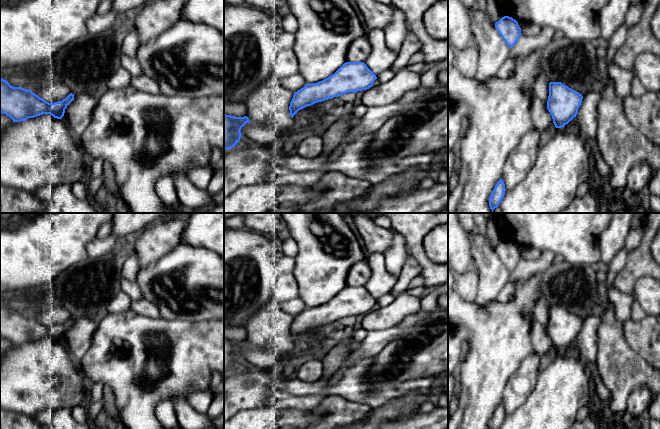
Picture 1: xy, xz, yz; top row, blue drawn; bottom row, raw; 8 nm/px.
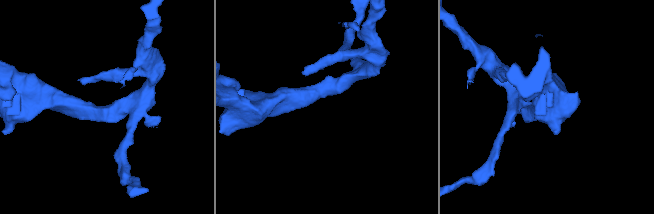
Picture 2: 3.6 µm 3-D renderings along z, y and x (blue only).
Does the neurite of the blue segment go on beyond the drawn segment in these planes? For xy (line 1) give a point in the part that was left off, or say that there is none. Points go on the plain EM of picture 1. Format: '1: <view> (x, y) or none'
1: none

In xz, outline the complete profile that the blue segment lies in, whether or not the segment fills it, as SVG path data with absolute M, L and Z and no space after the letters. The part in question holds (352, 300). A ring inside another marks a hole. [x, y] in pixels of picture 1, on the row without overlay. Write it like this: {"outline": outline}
{"outline": "M346 286L334 298L317 307L306 308L294 317L290 326L290 340L301 333L349 316L367 314L373 310L376 299L364 286Z"}

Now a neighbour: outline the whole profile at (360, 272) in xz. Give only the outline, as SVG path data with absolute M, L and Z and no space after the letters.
M361 260L352 265L350 271L347 274L346 285L347 286L365 286L372 274L370 265Z

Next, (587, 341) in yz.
M587 316L582 319L582 327L576 339L578 357L583 361L593 361L598 353L598 329L600 316Z

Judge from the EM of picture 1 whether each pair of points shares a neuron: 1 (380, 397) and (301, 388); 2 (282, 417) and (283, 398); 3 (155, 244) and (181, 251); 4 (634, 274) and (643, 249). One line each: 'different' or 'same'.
1: same
2: different
3: different
4: same

